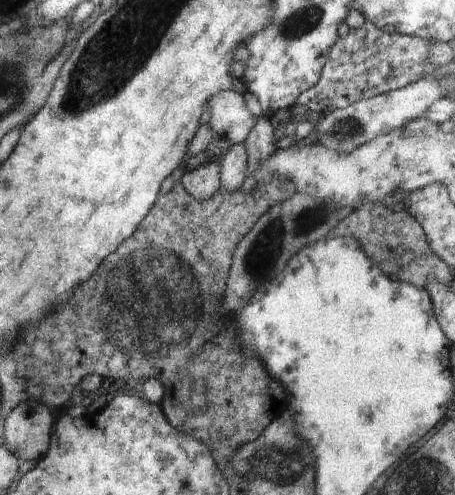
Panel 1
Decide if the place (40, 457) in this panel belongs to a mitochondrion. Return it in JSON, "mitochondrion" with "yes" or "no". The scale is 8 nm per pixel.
{"mitochondrion":"no"}

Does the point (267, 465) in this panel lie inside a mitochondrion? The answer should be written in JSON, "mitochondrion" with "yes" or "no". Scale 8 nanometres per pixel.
{"mitochondrion":"yes"}

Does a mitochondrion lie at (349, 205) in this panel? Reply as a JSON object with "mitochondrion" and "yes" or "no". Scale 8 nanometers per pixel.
{"mitochondrion":"no"}

